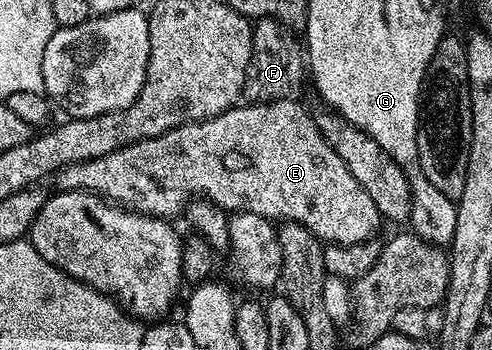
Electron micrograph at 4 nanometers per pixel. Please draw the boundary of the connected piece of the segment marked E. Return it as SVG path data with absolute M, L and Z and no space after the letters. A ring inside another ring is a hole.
M278 98L275 102L238 104L214 118L188 122L186 126L124 146L107 156L64 166L55 175L56 189L85 190L127 210L166 220L177 220L180 214L182 217L191 200L212 202L223 211L237 212L242 209L241 198L245 202L254 198L256 209L265 218L303 224L322 243L351 246L370 241L376 235L373 233L383 226L381 214L371 196L363 192L359 180L347 172L347 164L343 164L331 144L327 144L319 132L316 117L299 103L292 98Z

